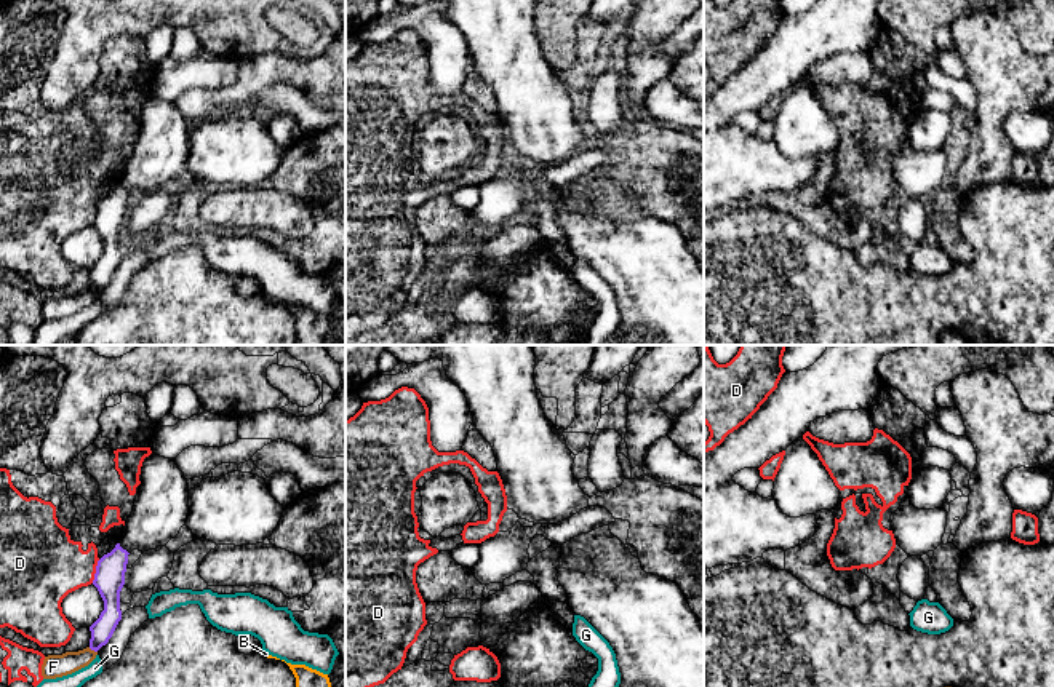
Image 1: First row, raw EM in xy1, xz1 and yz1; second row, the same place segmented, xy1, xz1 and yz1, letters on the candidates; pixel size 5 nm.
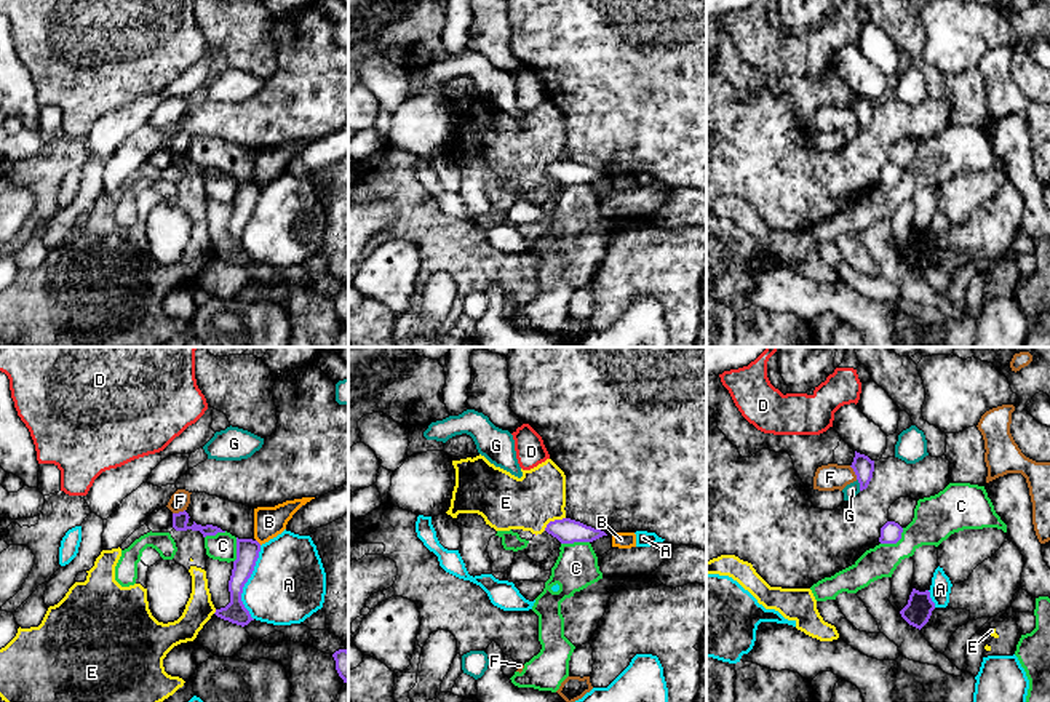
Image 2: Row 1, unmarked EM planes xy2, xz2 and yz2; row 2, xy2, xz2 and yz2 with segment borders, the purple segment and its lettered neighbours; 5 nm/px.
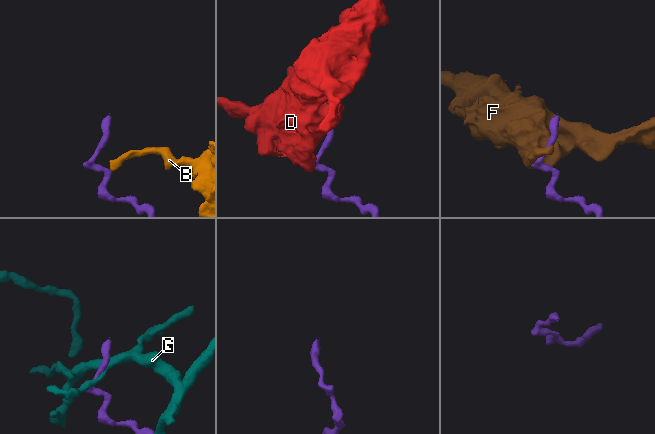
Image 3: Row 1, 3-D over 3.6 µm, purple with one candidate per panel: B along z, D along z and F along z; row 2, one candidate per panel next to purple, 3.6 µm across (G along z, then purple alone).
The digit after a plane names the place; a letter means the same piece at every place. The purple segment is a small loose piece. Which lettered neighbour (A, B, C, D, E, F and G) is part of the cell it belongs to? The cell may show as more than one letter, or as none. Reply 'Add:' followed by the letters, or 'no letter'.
Add: no letter

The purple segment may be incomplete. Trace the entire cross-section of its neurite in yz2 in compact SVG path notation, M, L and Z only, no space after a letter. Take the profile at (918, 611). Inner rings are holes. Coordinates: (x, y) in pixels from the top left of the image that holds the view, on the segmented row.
M913 588L908 604L900 611L901 617L913 627L922 628L935 609L935 603L930 598L930 592L919 592Z

